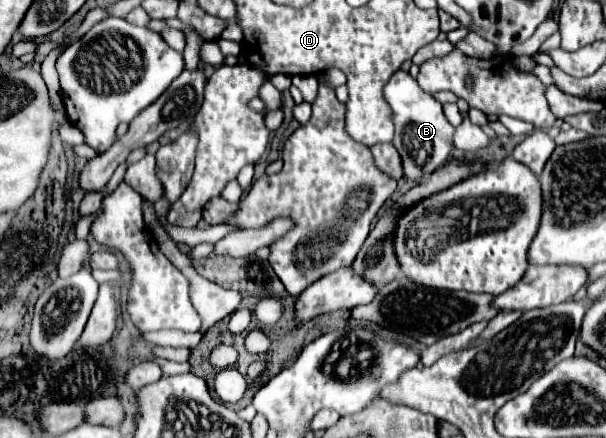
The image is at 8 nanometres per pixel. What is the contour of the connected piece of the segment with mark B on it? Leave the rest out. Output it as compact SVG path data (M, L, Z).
M405 71L393 73L393 77L383 89L383 97L393 111L393 125L395 125L393 147L401 155L403 177L417 181L425 175L431 175L451 155L453 135L455 135L455 127L445 119L441 103L435 101L429 93L421 91L419 83Z

